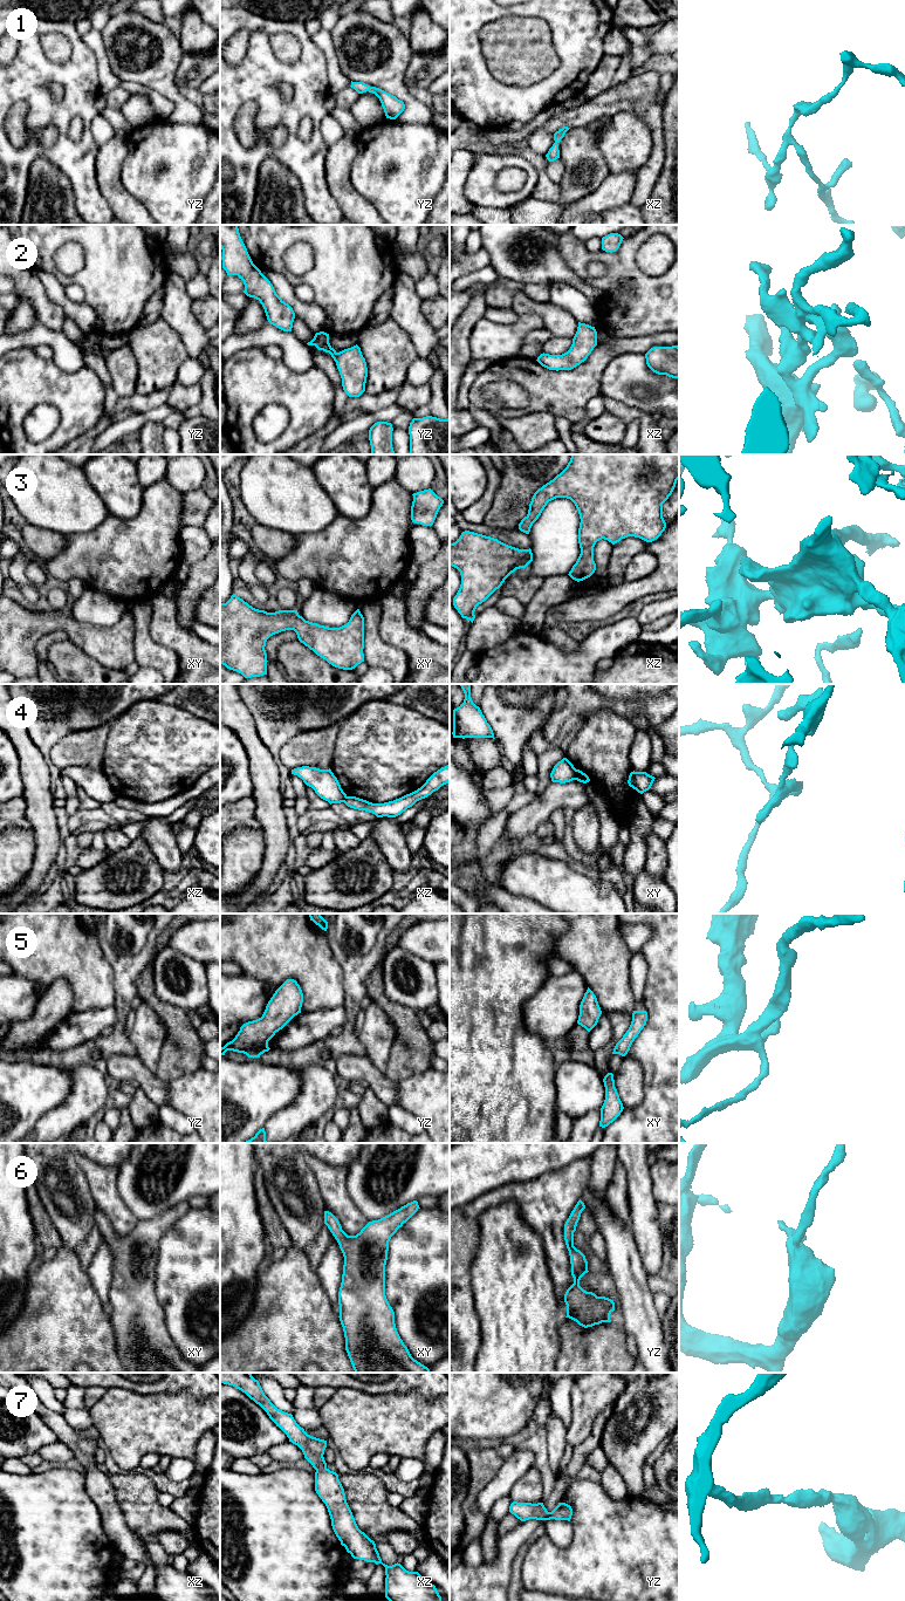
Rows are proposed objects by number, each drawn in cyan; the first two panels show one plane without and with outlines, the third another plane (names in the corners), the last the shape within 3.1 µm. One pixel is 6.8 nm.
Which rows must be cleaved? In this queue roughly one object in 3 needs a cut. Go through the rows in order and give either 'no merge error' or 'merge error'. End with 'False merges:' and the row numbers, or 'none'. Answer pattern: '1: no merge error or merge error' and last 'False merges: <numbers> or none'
1: no merge error
2: no merge error
3: no merge error
4: merge error
5: no merge error
6: no merge error
7: no merge error
False merges: 4

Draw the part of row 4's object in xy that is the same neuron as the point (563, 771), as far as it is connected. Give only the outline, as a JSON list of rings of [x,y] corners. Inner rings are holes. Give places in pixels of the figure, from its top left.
[[[563,758],[561,761],[558,761],[550,773],[551,781],[560,784],[570,782],[575,780],[575,776],[576,768],[567,758]]]

